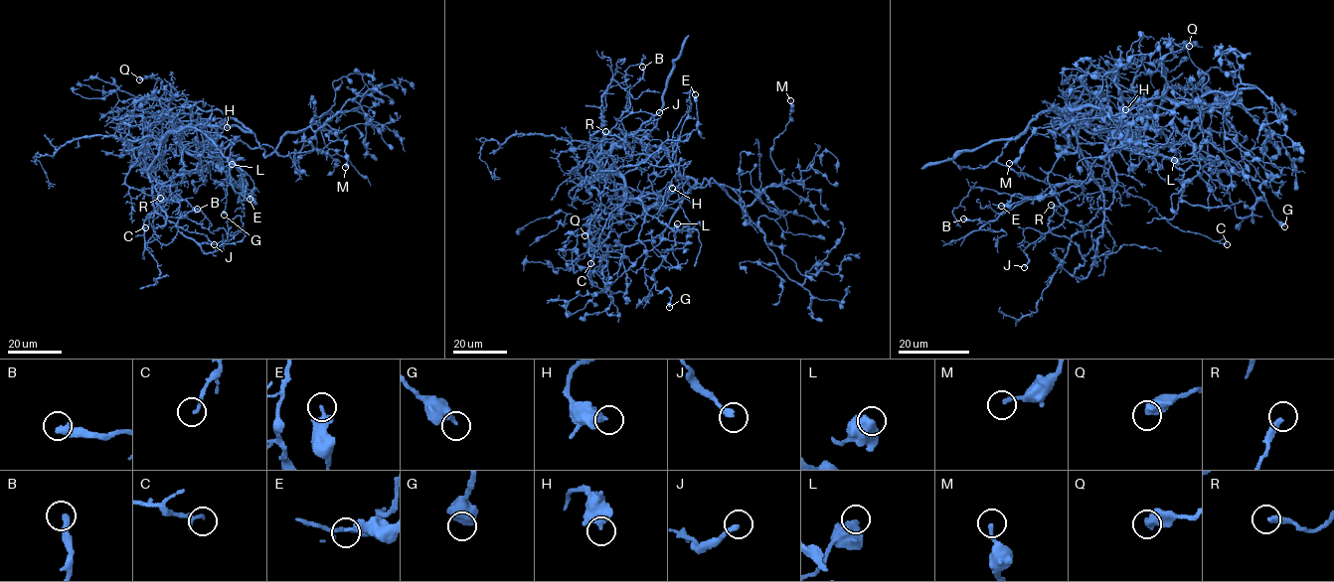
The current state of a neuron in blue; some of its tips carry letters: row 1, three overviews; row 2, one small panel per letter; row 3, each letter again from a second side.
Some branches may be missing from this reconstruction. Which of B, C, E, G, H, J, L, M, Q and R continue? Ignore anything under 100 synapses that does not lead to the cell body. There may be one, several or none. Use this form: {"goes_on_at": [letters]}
{"goes_on_at": []}

